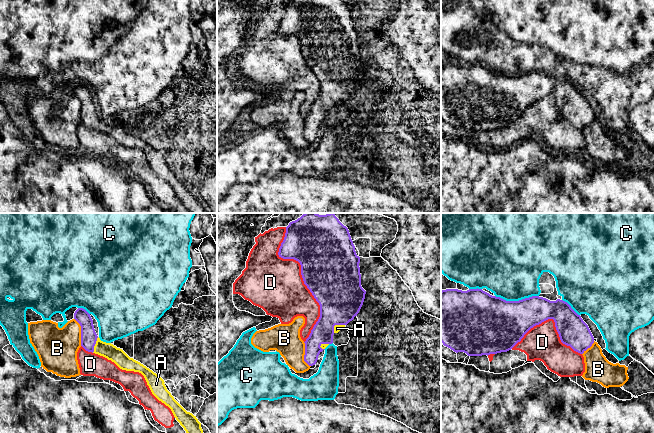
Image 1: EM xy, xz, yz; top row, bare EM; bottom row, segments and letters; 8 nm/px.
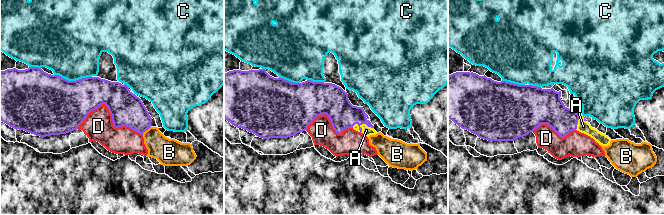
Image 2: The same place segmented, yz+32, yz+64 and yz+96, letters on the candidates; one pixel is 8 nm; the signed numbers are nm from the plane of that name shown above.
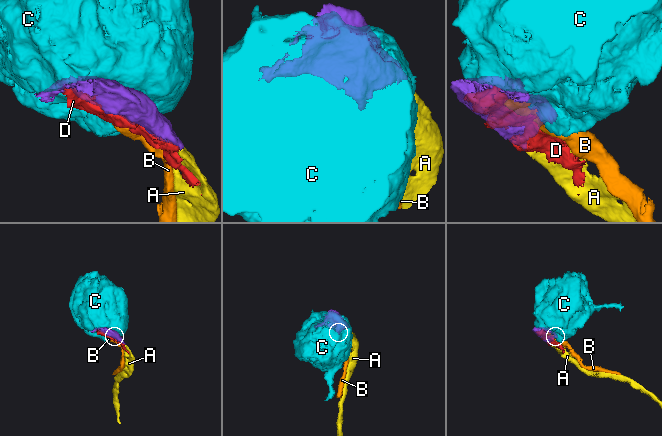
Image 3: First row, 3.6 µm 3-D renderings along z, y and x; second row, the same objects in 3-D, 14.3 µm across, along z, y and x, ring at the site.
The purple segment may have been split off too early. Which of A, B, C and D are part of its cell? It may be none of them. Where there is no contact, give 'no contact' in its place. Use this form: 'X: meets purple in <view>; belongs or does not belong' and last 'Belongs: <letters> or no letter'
A: meets purple in xz; belongs
B: meets purple in xy; does not belong
C: meets purple in yz; does not belong
D: meets purple in xz; does not belong
Belongs: A

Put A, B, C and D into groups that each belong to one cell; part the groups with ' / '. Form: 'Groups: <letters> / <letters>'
Groups: A / B / C / D

